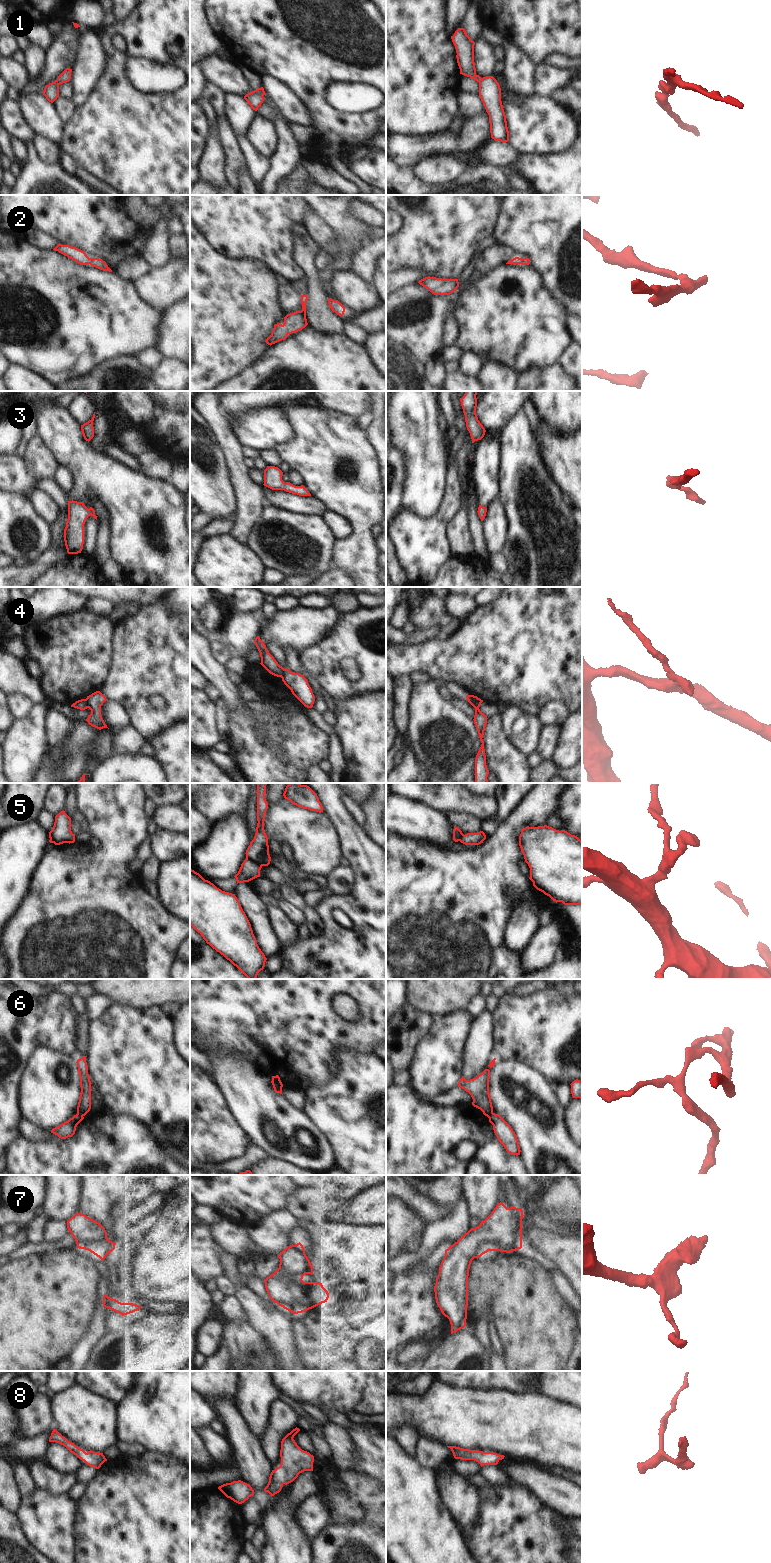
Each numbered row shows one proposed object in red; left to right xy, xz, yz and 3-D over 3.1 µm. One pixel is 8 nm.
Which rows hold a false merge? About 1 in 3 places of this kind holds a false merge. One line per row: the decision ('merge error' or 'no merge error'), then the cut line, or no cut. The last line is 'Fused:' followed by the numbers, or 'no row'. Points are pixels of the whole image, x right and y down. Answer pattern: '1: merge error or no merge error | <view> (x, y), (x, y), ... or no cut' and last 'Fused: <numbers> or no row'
1: no merge error | no cut
2: no merge error | no cut
3: no merge error | no cut
4: merge error | xy (86, 698), (88, 707)
5: merge error | xz (246, 857), (261, 866)
6: merge error | xy (77, 1112), (82, 1116)
7: no merge error | no cut
8: no merge error | no cut
Fused: 4, 5, 6

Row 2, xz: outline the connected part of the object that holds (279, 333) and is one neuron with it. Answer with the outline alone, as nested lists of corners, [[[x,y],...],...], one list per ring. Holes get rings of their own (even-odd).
[[[301,295],[302,310],[287,314],[284,317],[284,323],[277,323],[271,332],[271,335],[265,340],[268,345],[275,344],[281,340],[285,340],[289,334],[296,333],[305,328],[308,323],[306,319],[306,303],[308,296]]]

